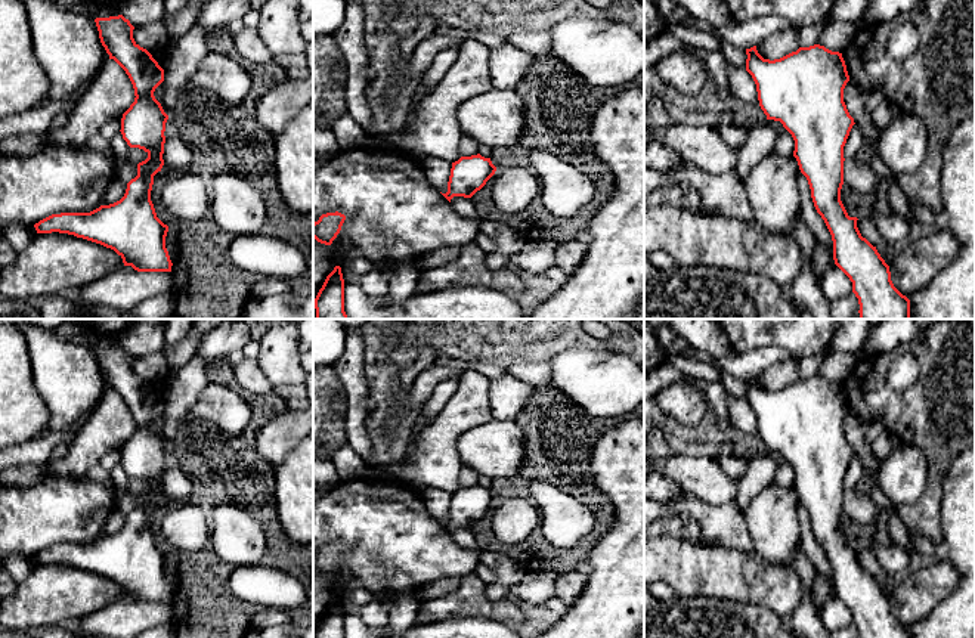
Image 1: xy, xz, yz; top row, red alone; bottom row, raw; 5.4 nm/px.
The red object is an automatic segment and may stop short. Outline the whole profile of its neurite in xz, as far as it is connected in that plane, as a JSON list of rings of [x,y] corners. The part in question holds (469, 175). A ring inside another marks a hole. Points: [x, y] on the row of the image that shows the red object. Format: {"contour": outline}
{"contour": [[[480,154],[461,157],[452,162],[448,192],[442,193],[449,202],[454,196],[471,198],[495,174],[496,167],[490,158]]]}

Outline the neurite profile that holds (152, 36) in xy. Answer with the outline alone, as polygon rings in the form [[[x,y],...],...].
[[[162,21],[149,22],[142,27],[134,27],[133,38],[136,44],[148,52],[157,52],[170,46],[171,38]]]

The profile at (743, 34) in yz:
[[[768,16],[746,21],[731,19],[727,25],[716,28],[715,37],[731,43],[737,49],[750,49],[774,32],[796,28],[786,19]]]

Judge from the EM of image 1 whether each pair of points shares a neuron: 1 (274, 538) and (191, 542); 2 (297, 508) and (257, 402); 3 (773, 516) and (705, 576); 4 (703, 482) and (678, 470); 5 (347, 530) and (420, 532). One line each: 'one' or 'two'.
1: one
2: two
3: two
4: one
5: one

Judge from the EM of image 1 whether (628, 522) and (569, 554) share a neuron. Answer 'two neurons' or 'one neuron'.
two neurons

